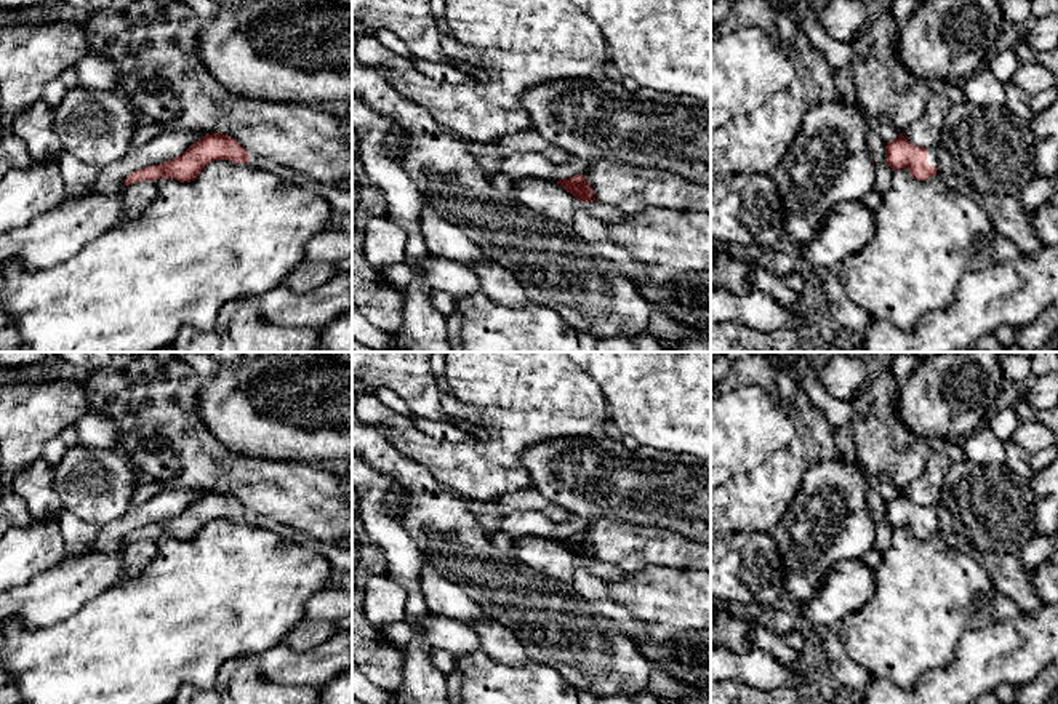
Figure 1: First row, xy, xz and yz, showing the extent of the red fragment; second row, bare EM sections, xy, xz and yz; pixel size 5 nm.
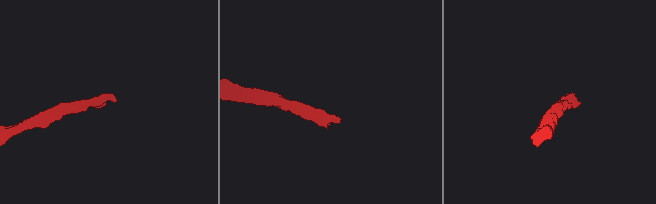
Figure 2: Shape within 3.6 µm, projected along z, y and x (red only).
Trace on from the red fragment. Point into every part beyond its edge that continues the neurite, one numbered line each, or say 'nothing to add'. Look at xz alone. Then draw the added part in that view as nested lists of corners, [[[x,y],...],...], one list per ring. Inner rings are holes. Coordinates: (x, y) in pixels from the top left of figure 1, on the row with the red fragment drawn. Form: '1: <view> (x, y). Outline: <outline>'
1: xz (591, 229). Outline: [[[576,200],[571,226],[599,256],[613,262],[637,288],[647,282],[648,267],[634,261],[610,238],[607,226],[591,213],[586,202]]]

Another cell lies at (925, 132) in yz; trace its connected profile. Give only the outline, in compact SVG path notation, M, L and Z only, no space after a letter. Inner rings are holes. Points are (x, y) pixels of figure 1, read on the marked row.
M932 93L924 115L903 136L925 149L938 144L951 106L952 102L944 94Z

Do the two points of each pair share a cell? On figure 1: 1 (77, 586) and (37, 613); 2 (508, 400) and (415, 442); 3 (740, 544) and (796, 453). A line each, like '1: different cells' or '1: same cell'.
1: same cell
2: same cell
3: different cells

